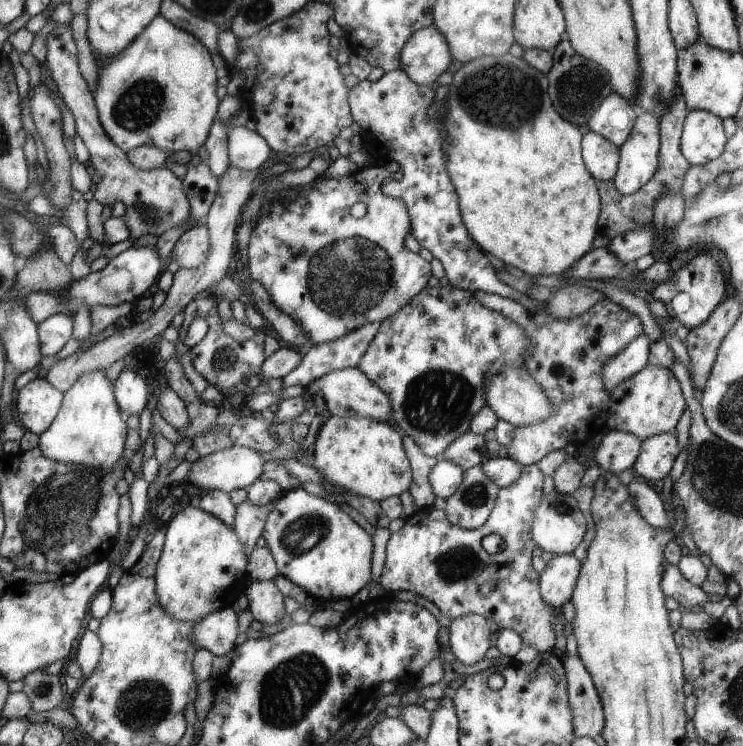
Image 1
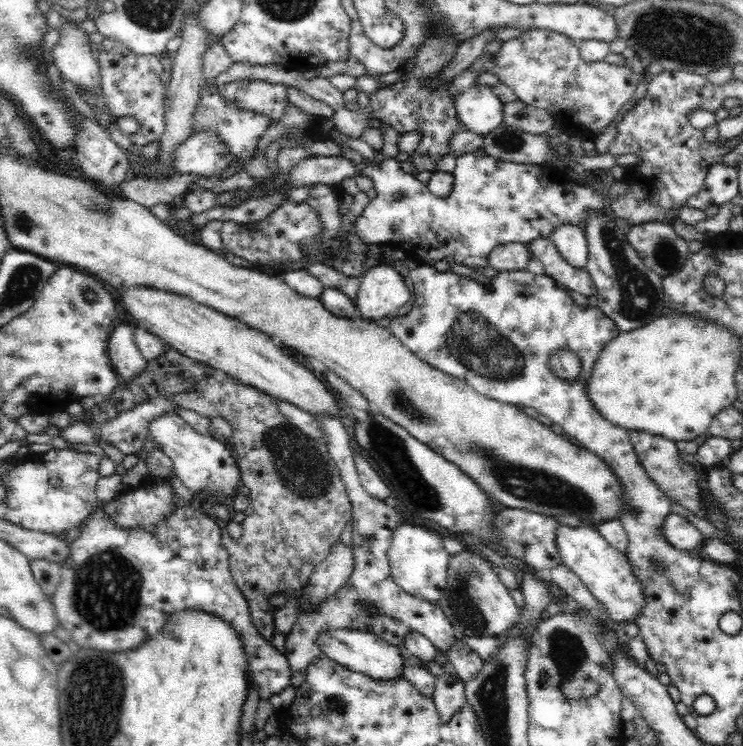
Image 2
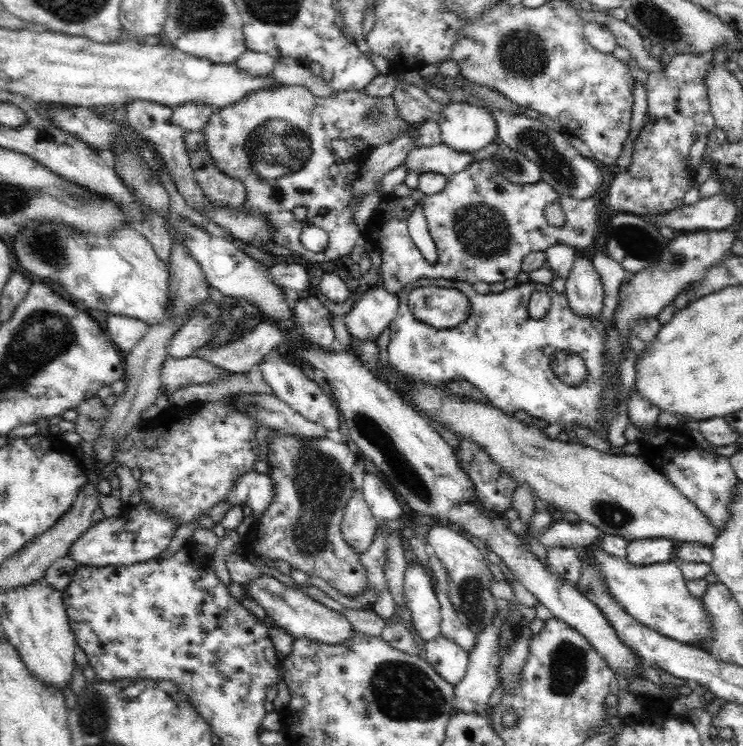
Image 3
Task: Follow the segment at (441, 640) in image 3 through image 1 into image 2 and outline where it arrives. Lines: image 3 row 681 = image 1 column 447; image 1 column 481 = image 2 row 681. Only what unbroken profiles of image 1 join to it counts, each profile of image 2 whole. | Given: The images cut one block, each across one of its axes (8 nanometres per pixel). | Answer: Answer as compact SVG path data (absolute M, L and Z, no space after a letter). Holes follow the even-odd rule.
M446 672L435 677L435 684L433 698L441 714L443 725L446 725L452 720L452 716L467 703L465 684L458 675Z

